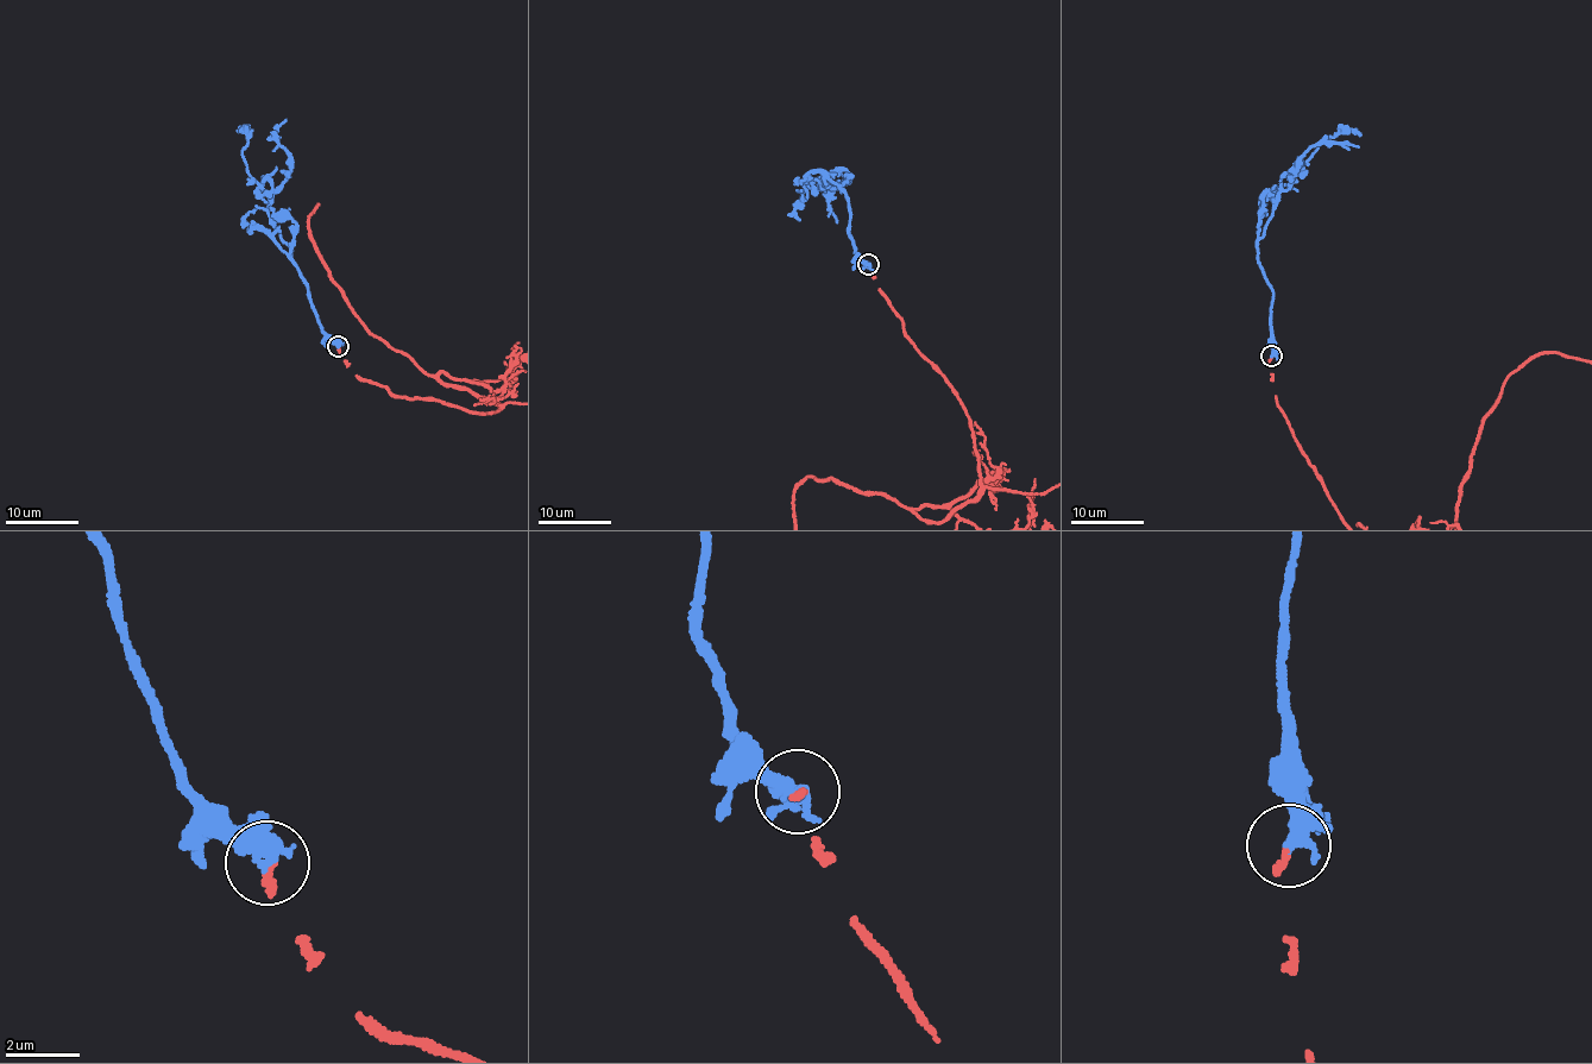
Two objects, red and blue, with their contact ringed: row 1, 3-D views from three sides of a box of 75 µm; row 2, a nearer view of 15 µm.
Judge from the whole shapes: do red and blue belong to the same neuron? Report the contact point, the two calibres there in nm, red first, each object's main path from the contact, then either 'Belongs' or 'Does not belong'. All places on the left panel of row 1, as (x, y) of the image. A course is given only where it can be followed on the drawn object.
Place: (338, 346). Thickness 160 nm (red) against 320 nm. Course of blue: (338, 345), (323, 332), (304, 278), (269, 213), (270, 195), (290, 169), (290, 159), (274, 139), (285, 119). Belongs

